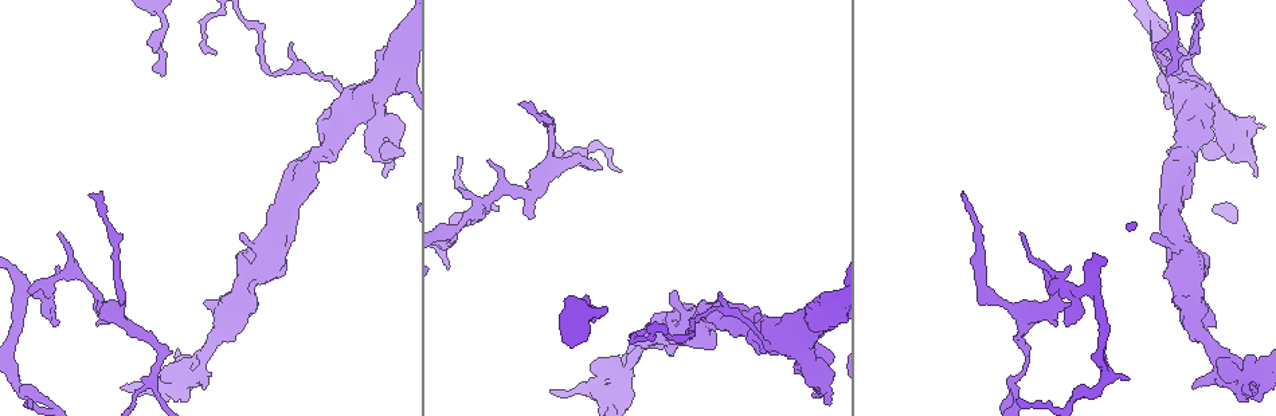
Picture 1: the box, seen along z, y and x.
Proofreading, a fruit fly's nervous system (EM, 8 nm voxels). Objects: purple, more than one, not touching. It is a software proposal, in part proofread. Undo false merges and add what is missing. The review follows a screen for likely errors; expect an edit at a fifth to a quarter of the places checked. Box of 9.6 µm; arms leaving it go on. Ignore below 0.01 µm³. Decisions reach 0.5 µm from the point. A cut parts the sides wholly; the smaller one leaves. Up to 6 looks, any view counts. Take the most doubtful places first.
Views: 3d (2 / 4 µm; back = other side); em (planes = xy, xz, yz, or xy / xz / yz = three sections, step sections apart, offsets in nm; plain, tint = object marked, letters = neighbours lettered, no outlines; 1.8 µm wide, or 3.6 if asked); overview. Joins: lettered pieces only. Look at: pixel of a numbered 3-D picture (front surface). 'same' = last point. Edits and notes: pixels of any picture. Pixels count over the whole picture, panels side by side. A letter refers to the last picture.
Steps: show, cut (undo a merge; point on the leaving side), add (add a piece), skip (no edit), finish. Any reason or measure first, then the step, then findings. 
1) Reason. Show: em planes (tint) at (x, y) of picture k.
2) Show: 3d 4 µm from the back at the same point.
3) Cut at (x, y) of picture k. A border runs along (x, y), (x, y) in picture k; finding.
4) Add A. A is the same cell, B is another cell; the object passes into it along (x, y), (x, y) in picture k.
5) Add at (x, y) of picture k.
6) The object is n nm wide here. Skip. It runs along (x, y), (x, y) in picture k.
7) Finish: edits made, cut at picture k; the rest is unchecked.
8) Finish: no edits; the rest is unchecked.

Sharp bend. Show: em 3.6 µm planes (letters) at (376, 91) of picture 1.

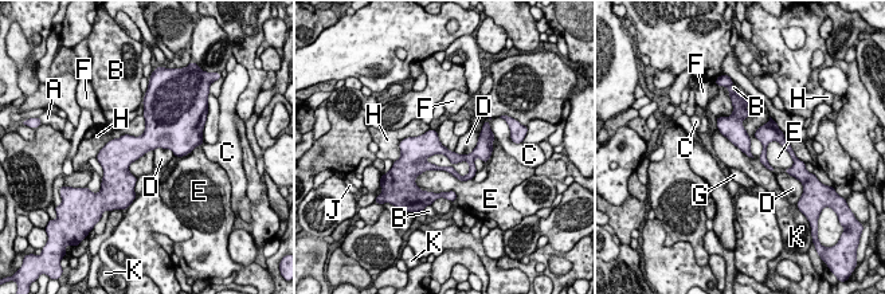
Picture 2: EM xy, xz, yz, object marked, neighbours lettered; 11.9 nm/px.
Skip. A, B, C, D, E, F, G, H, J and K are other cells; a border runs along (153, 151), (129, 165), (133, 176) in picture 2; continuous, no second neuron.

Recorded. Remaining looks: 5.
Show: 3d 2 µm at (164, 75) of picture 1.

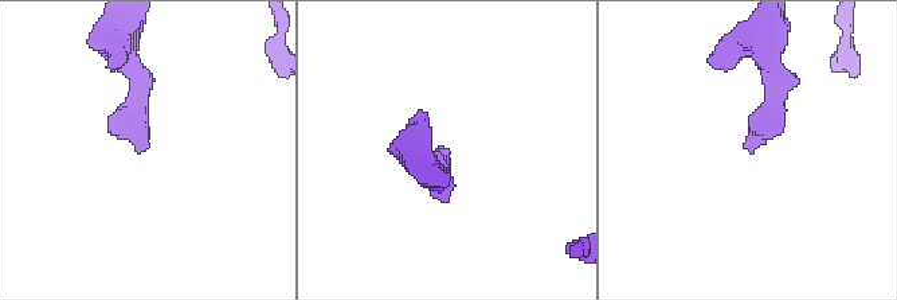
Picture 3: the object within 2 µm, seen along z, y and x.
Show: em planes (letters) at (142, 151) of picture 3.

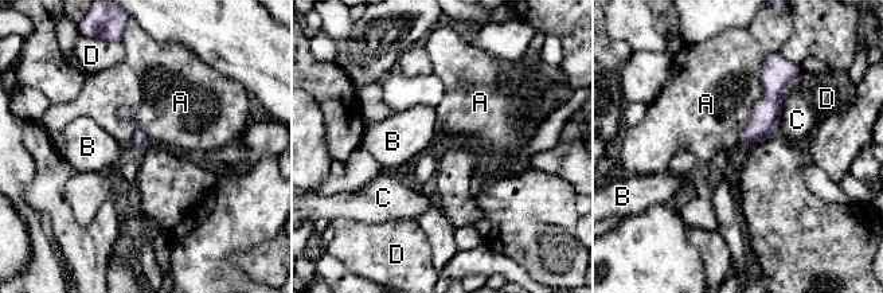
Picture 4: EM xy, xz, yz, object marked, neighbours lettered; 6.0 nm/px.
Skip. A, B, C and D are other cells; it runs along (772, 74), (772, 102), (745, 144) in picture 4; no lettered piece goes on from it.

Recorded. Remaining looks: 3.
Tapers out. Show: em planes (tint) at (53, 322) of picture 1.

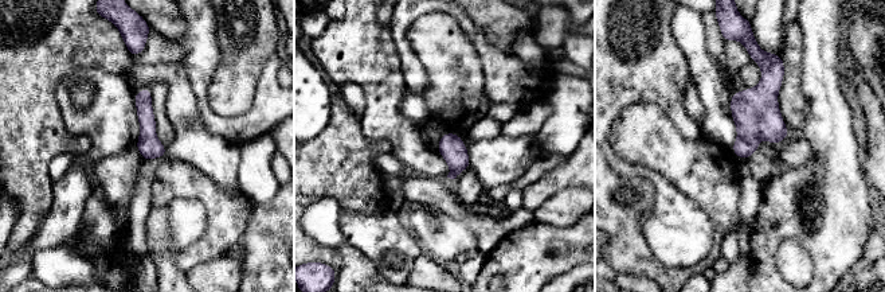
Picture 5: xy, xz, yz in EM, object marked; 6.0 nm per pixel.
What lies round it. Show: em planes (letters) at the same point.

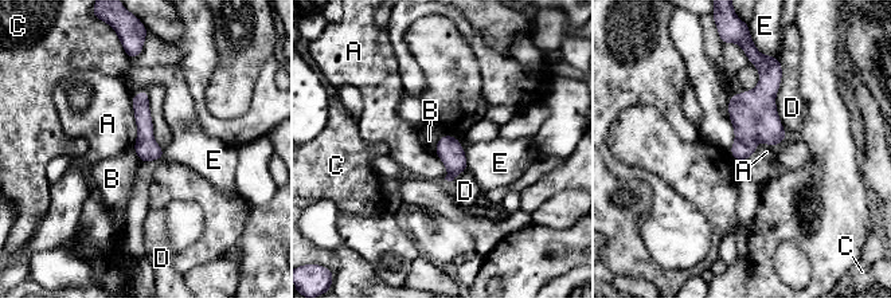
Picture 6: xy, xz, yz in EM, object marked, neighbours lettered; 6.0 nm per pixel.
Skip. A, B, C, D and E are other cells; a border runs along (132, 146), (141, 161) in picture 6; no lettered piece goes on from it.

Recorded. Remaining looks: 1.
Finish: no edits; the rest is unchecked.

